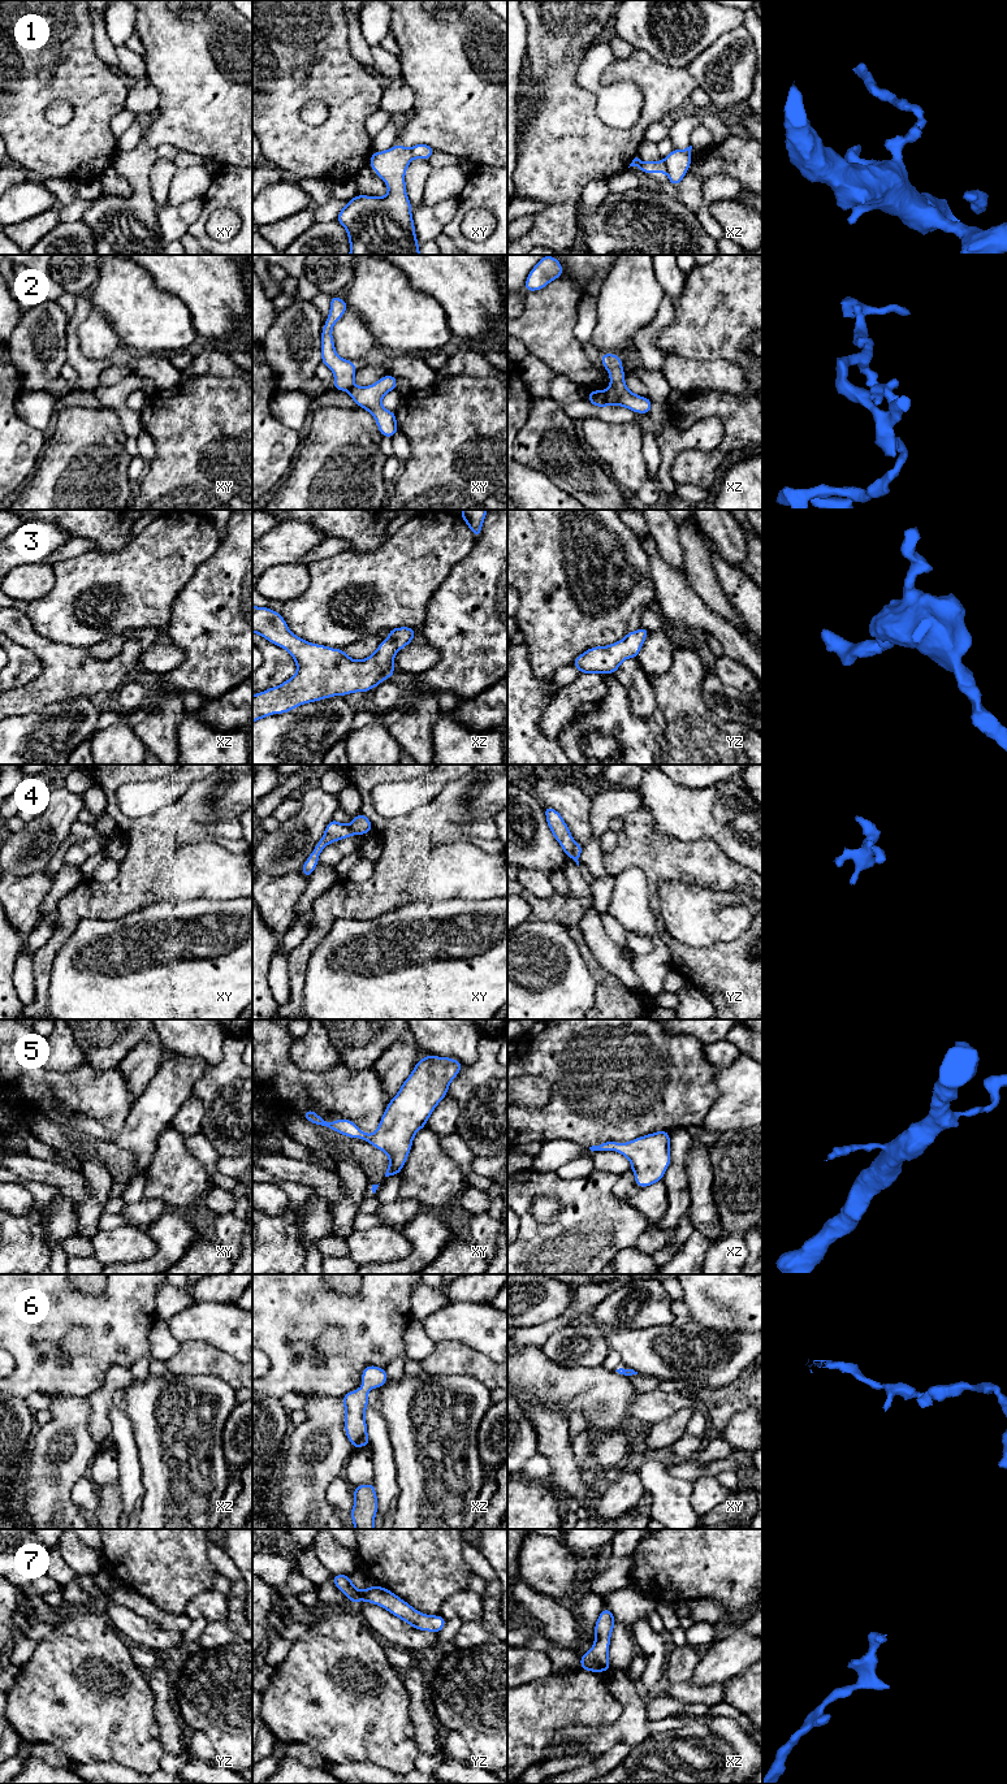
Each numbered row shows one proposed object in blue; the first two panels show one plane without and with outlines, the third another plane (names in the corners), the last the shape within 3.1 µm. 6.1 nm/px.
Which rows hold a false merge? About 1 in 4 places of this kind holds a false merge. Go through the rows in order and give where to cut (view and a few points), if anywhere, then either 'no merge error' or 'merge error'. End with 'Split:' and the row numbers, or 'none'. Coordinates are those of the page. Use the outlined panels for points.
1: cut in xz along (662, 161), (666, 172); merge error
2: cut in xz along (604, 392), (608, 405); merge error
3: no cut; no merge error
4: no cut; no merge error
5: no cut; no merge error
6: no cut; no merge error
7: no cut; no merge error
Split: 1, 2

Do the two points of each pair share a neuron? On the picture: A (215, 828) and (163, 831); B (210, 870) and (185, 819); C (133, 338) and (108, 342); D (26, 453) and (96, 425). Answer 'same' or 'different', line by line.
A: different
B: different
C: different
D: different

